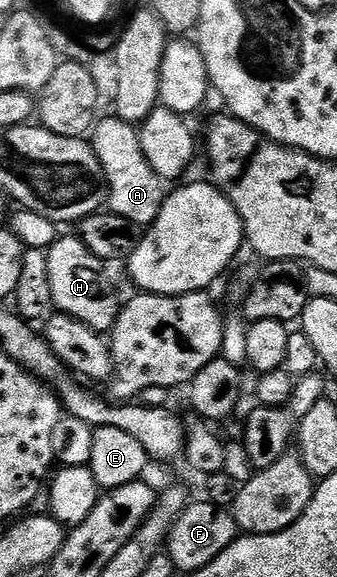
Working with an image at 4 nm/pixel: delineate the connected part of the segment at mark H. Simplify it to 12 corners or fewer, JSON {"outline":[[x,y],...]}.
{"outline":[[77,236],[46,251],[53,309],[99,332],[118,302],[107,263]]}

